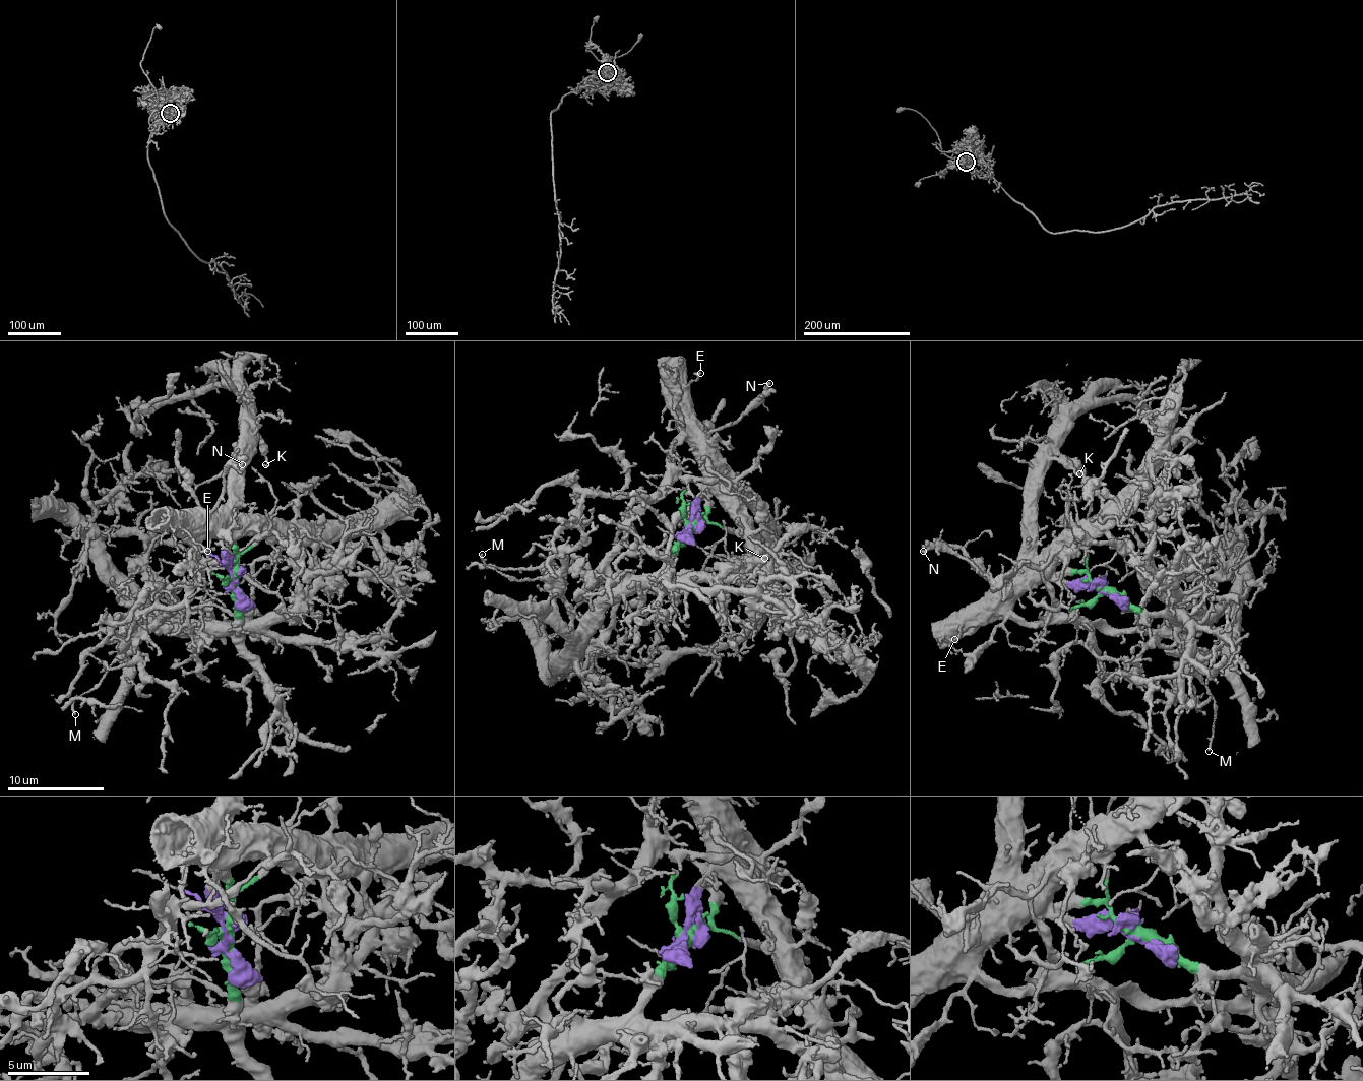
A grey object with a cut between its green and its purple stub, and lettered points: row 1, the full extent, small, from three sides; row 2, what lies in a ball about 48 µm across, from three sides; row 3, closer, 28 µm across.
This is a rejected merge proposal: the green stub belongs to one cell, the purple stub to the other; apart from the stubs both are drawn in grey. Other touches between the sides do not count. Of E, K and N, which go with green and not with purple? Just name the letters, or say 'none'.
none

